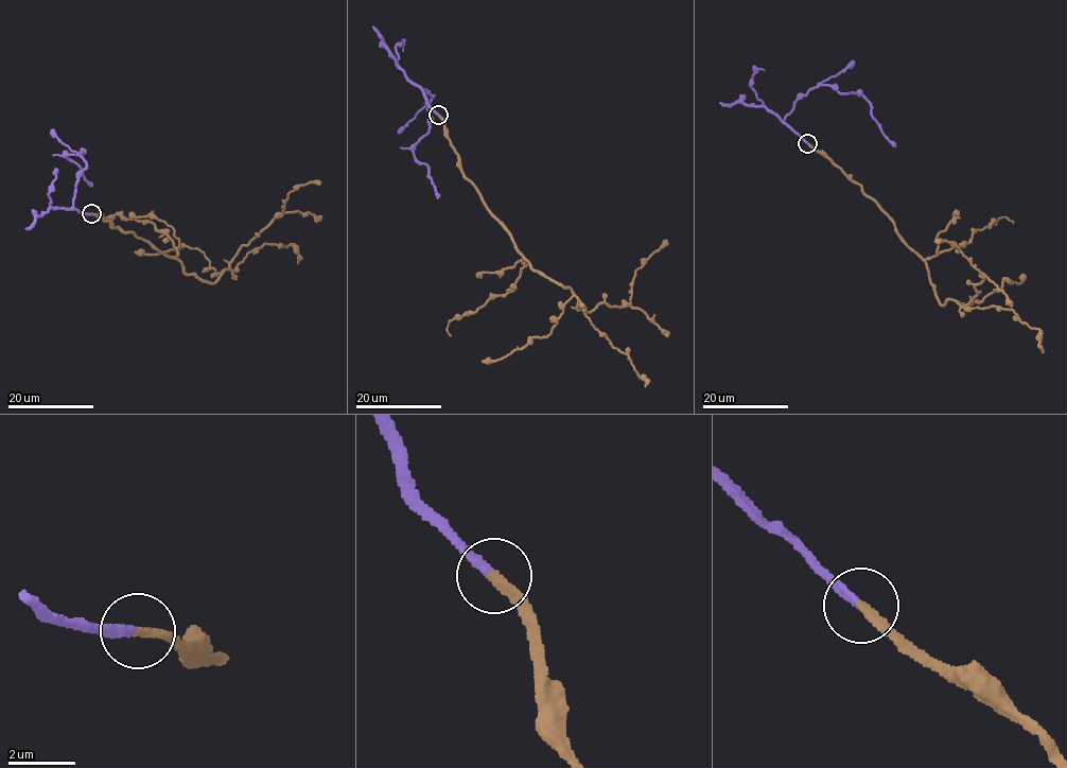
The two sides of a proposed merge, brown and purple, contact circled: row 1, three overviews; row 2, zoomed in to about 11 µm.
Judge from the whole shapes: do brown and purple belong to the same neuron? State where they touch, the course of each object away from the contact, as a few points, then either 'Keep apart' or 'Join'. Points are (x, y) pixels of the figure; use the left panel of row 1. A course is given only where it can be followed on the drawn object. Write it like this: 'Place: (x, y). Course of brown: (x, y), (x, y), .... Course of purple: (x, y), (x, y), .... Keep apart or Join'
Place: (91, 213). Course of brown: (90, 214), (213, 282), (281, 213), (287, 194), (319, 184). Course of purple: (90, 214), (73, 207), (75, 182), (86, 167), (82, 151), (82, 155), (67, 156), (90, 186). Join

